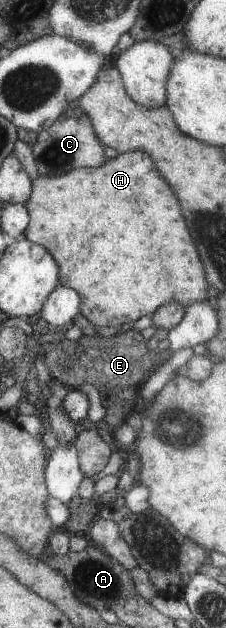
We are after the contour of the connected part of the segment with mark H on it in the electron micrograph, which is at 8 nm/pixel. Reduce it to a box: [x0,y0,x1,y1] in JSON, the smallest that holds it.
[23,150,209,327]

